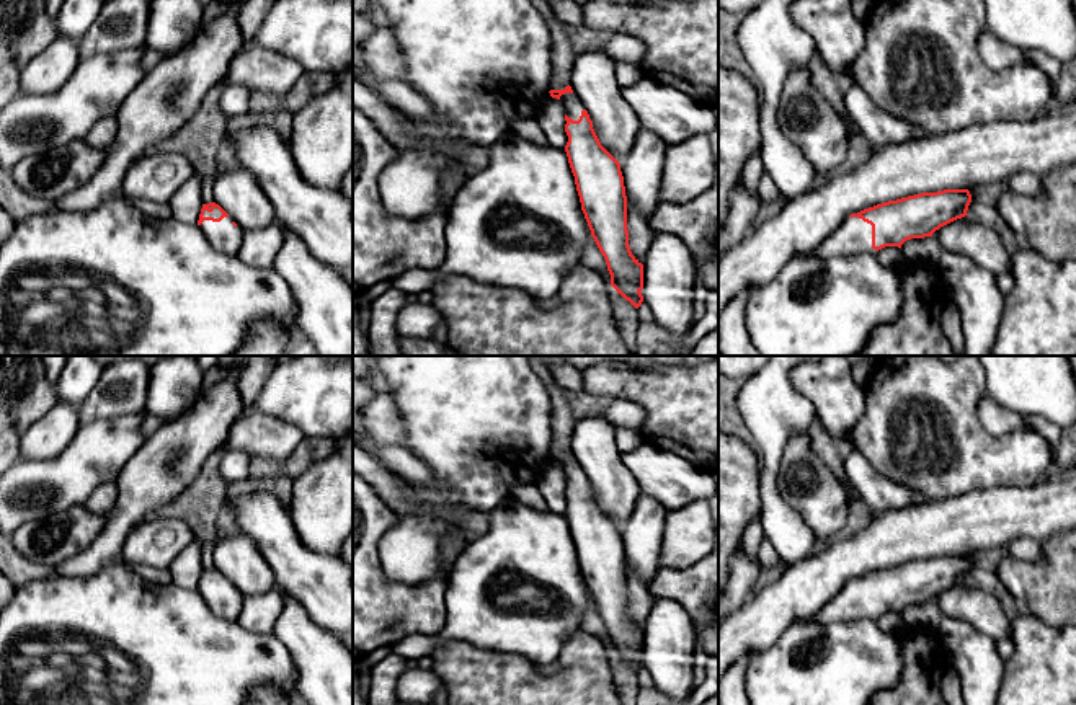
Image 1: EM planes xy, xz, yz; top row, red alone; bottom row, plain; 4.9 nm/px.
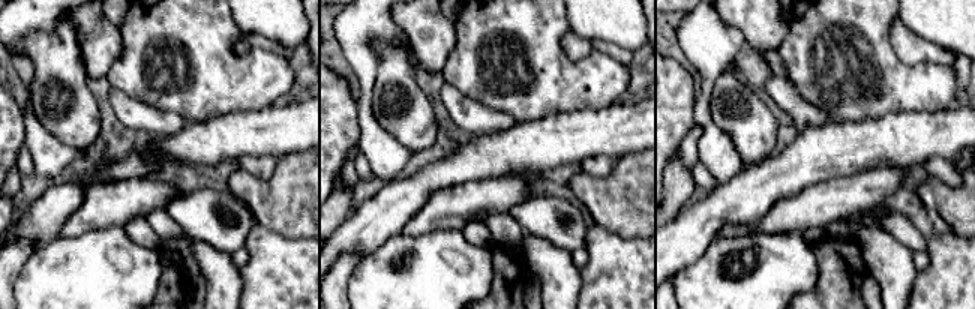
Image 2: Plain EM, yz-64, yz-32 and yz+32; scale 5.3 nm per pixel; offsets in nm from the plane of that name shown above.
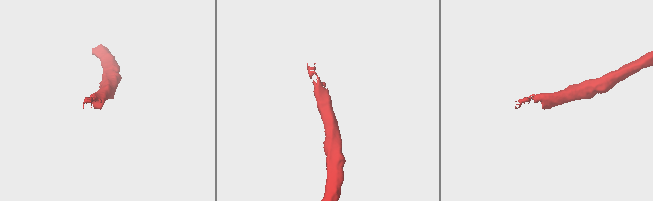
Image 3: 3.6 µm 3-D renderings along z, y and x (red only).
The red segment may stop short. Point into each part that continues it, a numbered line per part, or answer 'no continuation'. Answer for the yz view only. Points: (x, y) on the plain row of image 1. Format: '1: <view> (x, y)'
1: yz (817, 589)

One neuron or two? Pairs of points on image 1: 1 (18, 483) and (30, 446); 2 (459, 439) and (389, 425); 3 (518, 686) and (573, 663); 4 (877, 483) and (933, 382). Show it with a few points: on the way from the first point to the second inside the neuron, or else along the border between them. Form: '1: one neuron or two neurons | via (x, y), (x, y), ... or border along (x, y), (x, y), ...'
1: two neurons | border along (62, 451), (49, 459), (22, 459)
2: two neurons | border along (387, 394), (399, 412), (407, 447), (423, 461)
3: one neuron | via (533, 686), (552, 686), (560, 678)
4: two neurons | border along (854, 449), (879, 472), (916, 493)

